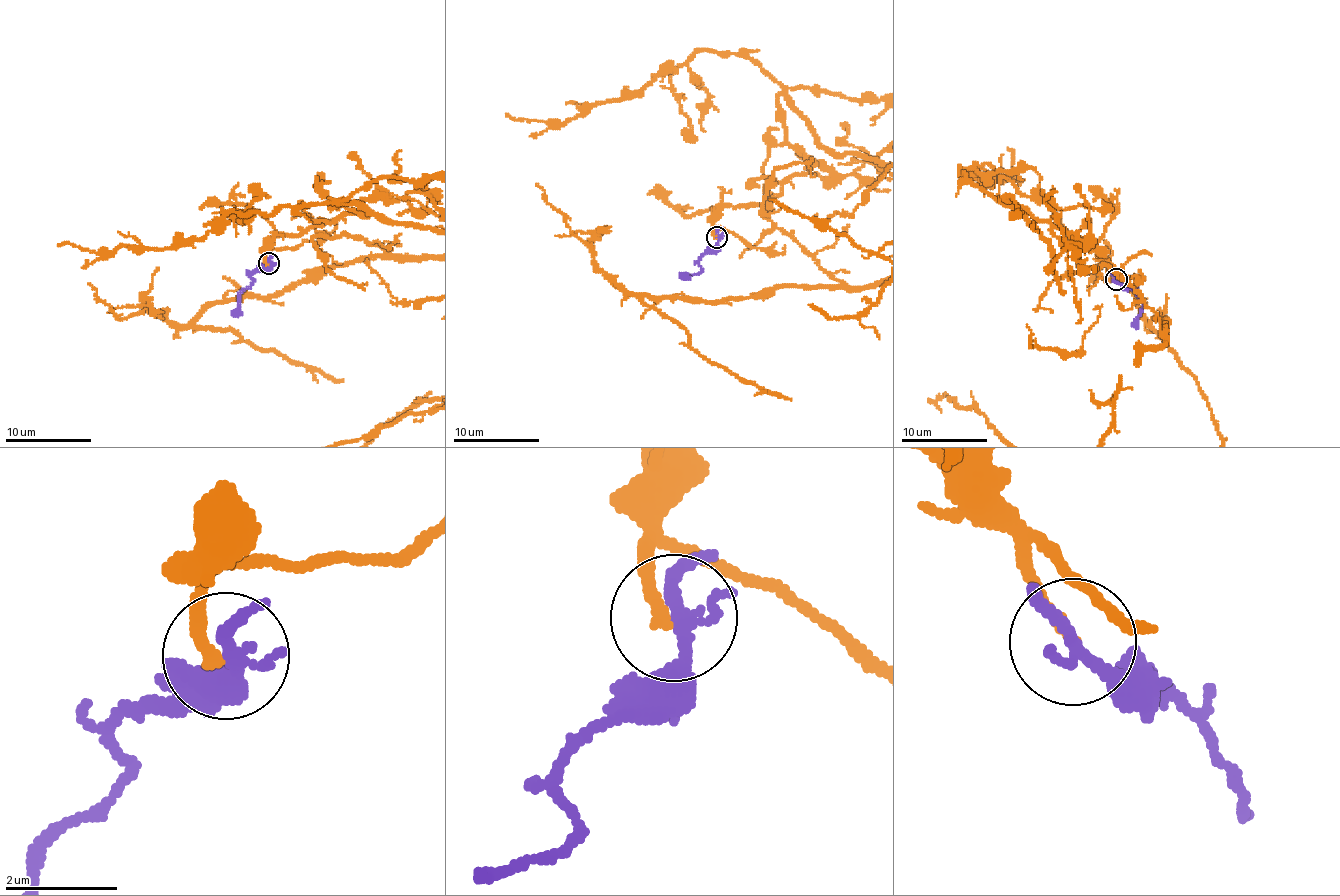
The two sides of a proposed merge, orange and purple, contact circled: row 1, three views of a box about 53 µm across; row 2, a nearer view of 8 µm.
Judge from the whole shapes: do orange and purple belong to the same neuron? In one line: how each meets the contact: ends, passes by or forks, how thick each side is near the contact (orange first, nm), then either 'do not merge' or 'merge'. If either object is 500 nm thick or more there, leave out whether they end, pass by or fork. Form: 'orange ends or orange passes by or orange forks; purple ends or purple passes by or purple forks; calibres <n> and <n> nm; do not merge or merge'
orange ends; purple forks; calibres 220 and 190 nm; do not merge

